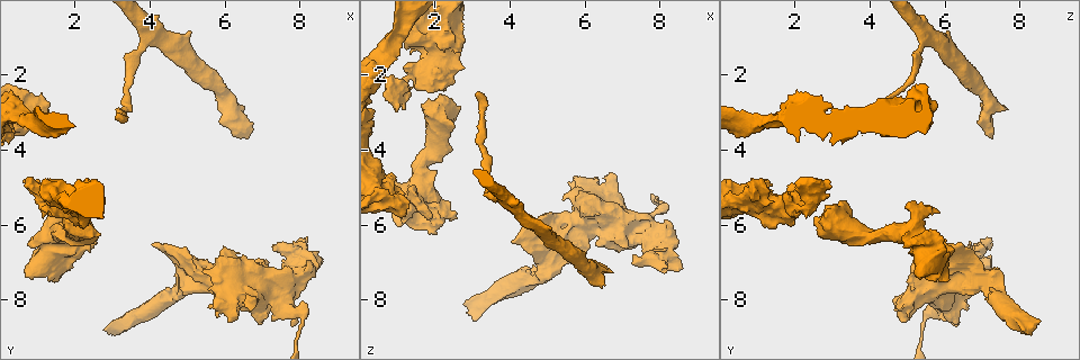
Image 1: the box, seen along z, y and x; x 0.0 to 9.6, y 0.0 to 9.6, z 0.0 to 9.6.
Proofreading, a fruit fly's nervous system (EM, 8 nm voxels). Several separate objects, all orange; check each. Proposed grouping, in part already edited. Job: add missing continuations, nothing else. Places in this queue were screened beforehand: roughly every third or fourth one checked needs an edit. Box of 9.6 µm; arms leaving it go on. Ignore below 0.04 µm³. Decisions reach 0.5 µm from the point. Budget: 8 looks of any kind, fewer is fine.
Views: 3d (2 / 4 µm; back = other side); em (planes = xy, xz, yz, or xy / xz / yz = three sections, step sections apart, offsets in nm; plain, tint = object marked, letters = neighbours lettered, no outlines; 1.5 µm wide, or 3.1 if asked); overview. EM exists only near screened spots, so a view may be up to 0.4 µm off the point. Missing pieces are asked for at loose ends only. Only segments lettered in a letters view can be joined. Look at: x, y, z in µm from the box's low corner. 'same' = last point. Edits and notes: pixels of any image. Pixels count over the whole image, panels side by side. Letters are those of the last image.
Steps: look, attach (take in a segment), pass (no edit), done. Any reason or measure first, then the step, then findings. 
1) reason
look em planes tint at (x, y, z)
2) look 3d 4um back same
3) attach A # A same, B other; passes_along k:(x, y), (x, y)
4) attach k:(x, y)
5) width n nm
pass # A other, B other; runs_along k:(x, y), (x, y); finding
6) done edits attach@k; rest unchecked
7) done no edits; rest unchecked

branch stops here
look 3d 2um at (4.85, 6.55, 5.70)

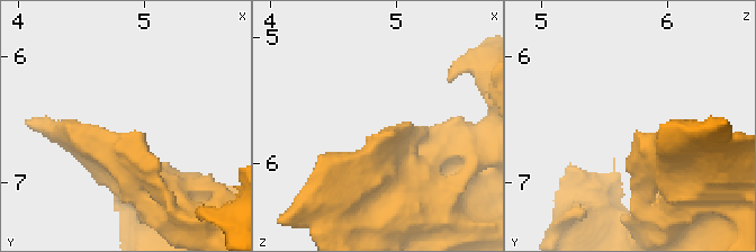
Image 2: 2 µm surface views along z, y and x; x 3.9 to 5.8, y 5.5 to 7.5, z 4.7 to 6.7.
now the EM
look em planes letters at (4.94, 6.60, 5.72)

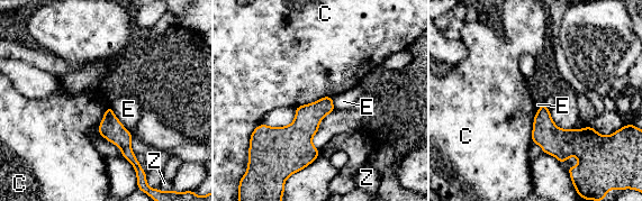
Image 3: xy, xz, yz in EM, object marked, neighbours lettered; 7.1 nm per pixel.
longest_contact C 280 nm
pass # C other, E other, Z other; border 3:(332, 96), (325, 96), (295, 108); no lettered segment goes on from it

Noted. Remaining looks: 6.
branch stops here
look 3d 4um at (3.00, 8.55, 8.50)

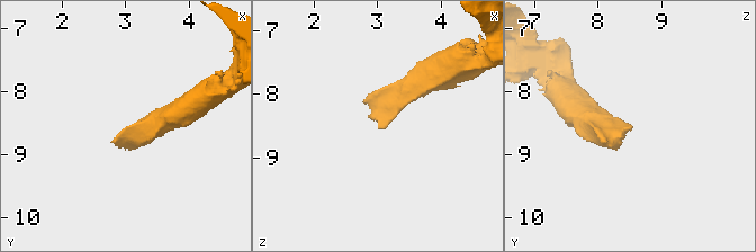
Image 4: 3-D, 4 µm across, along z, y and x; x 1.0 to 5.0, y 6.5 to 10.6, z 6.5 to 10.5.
need the tissue
look em xy step 4 letters at (3.00, 8.60, 8.55)

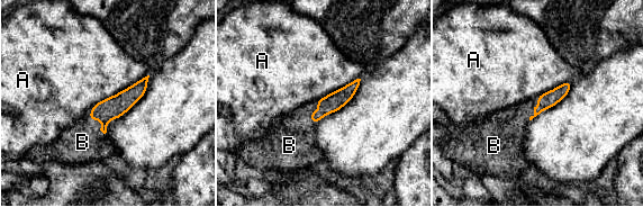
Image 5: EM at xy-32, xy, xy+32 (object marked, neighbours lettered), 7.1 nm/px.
attach B # A other, B same; it goes on there

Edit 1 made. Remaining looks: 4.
look overview

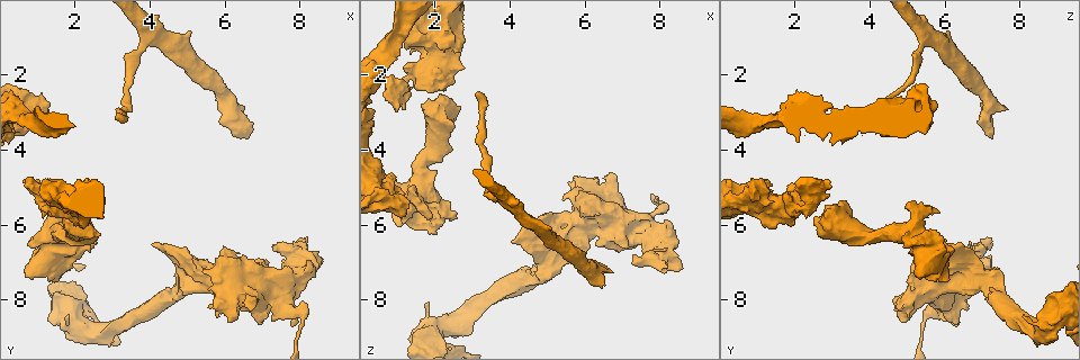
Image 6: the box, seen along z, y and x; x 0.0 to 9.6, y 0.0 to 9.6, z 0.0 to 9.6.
thick end
look em planes plain at (0.65, 7.40, 5.35)

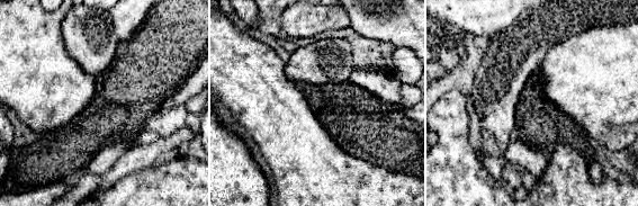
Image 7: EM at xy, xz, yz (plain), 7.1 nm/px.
look em planes letters same

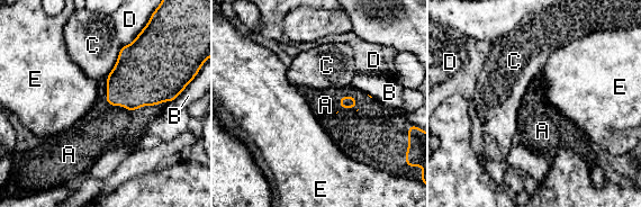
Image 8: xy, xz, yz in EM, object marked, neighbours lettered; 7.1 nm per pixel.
longest_contact C 240 nm
attach A # A same, B other, C other, D other, E other; passes_along 8:(349, 101), (345, 107), (325, 105); it goes on there

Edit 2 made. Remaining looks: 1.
done edits attach@5, attach@8; rest unchecked

